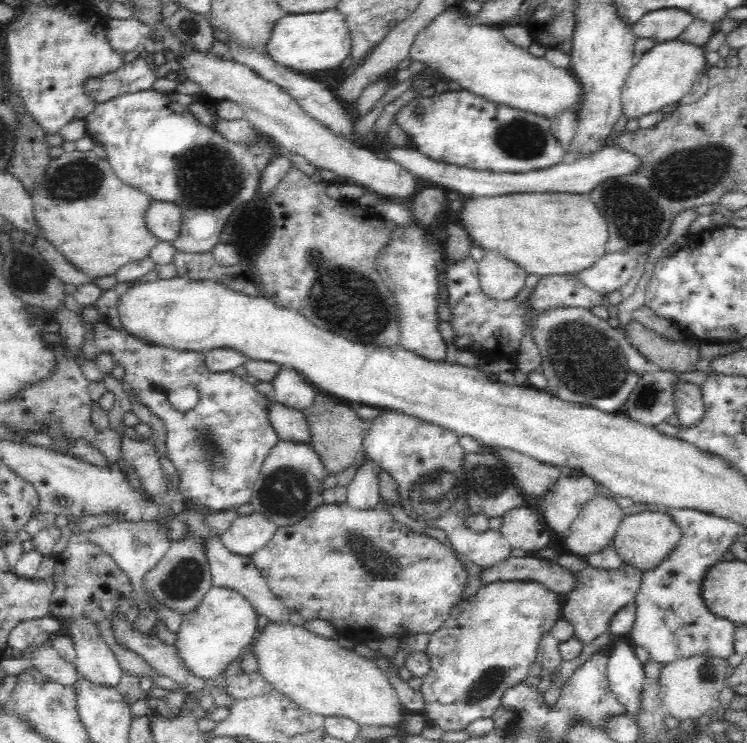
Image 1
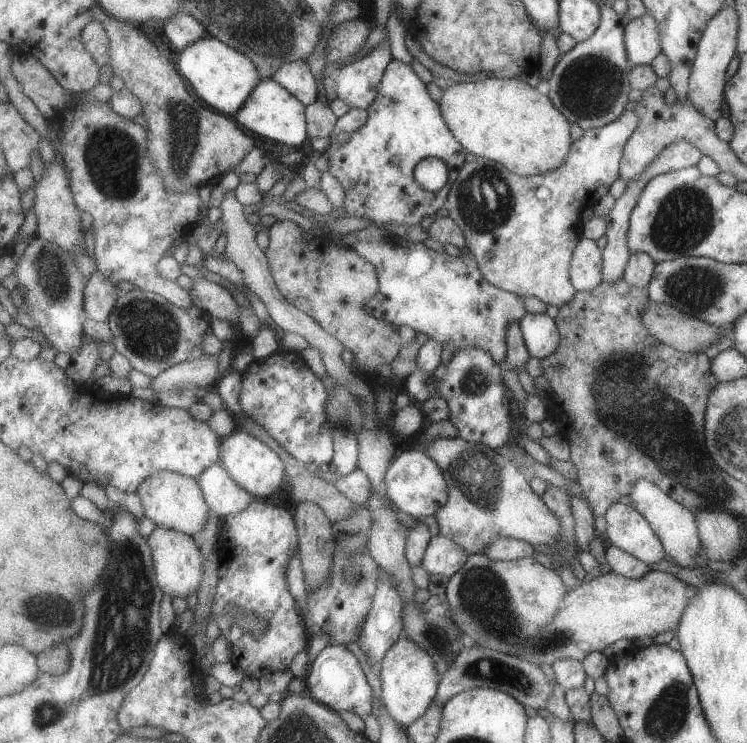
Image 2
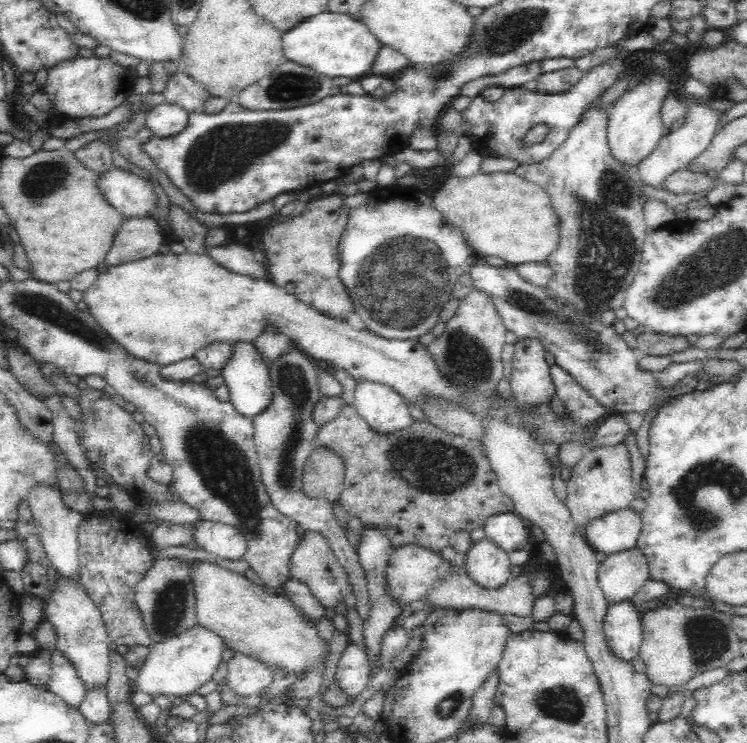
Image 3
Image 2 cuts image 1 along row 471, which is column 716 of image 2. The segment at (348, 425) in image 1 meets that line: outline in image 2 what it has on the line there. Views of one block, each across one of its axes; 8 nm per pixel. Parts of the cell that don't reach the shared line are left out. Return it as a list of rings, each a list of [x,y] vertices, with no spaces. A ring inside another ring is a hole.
[[[649,300],[642,309],[641,321],[652,338],[683,353],[702,353],[723,337],[717,326]]]

